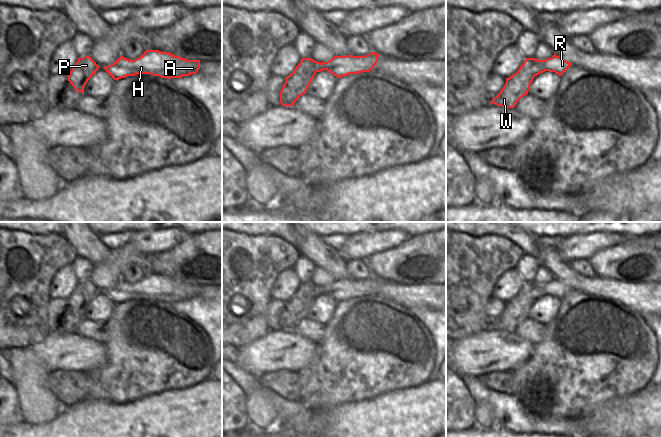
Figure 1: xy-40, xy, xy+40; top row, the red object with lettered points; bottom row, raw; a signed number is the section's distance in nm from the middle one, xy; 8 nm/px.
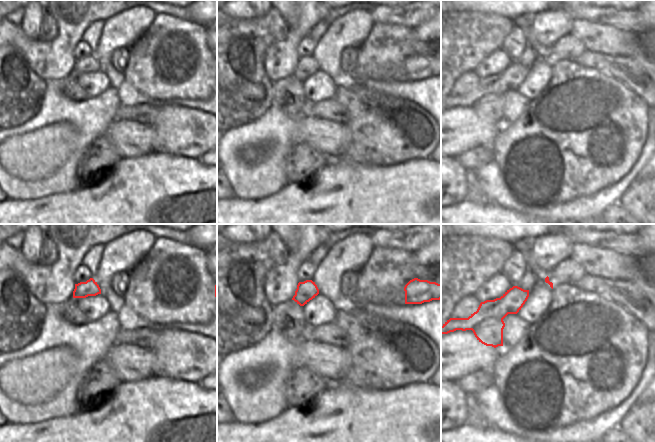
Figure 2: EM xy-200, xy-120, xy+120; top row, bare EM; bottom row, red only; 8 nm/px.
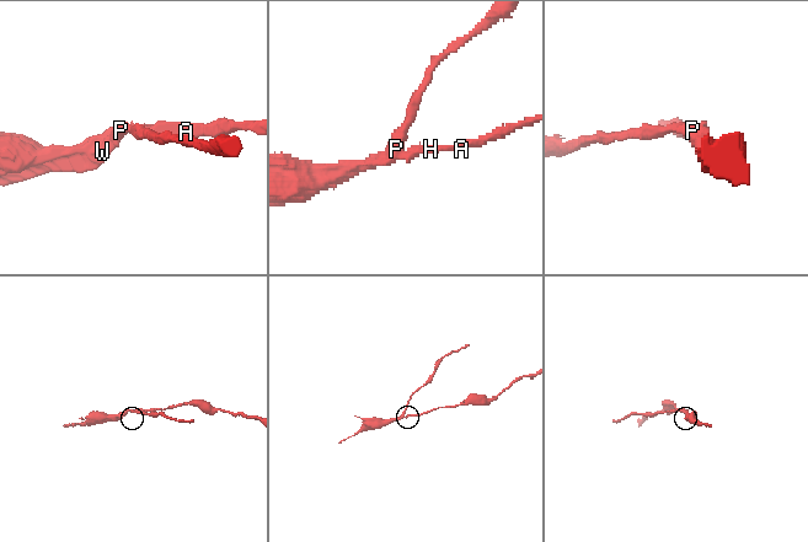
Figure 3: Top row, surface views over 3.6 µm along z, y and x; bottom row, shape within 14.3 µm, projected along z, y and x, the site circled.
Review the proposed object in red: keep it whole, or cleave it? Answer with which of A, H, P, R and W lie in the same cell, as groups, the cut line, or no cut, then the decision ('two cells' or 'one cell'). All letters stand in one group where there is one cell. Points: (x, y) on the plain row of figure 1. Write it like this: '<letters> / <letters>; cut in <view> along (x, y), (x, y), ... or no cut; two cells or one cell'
A H R / P W; cut in xy+40 along (546, 284), (539, 290), (539, 296); two cells

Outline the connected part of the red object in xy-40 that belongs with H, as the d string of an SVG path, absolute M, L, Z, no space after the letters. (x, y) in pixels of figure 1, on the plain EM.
M151 273L135 284L121 280L104 293L114 304L137 298L151 298L170 304L196 298L200 293L200 284L187 284L169 276Z

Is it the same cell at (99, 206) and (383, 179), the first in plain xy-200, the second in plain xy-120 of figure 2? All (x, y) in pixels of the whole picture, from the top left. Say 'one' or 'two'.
one

